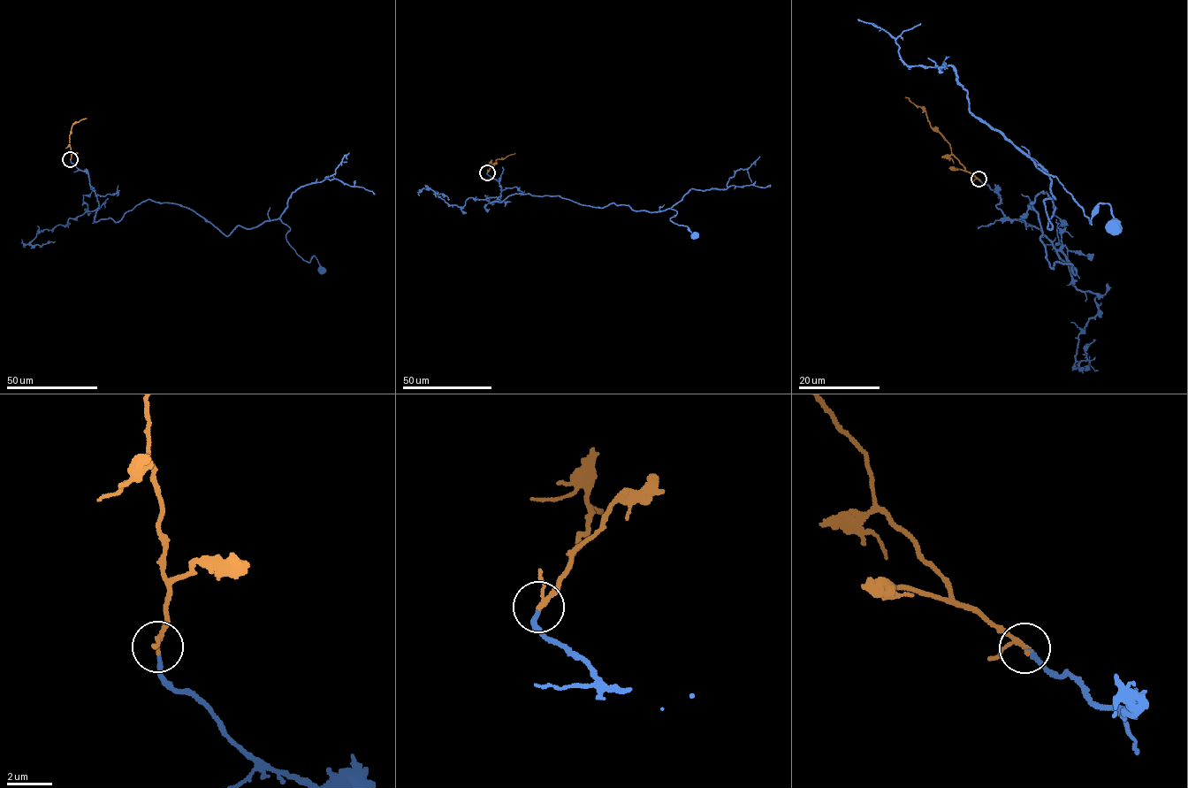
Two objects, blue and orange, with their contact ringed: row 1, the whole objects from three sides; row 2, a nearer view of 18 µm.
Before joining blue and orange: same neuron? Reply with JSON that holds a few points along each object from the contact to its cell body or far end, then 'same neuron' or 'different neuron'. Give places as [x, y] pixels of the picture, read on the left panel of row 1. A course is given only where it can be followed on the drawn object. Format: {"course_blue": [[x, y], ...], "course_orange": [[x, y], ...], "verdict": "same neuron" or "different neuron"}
{"course_blue": [[70, 159], [88, 175], [95, 222], [150, 199], [226, 235], [279, 219], [322, 271]], "course_orange": [[70, 159], [69, 135], [72, 126], [86, 118]], "verdict": "same neuron"}

